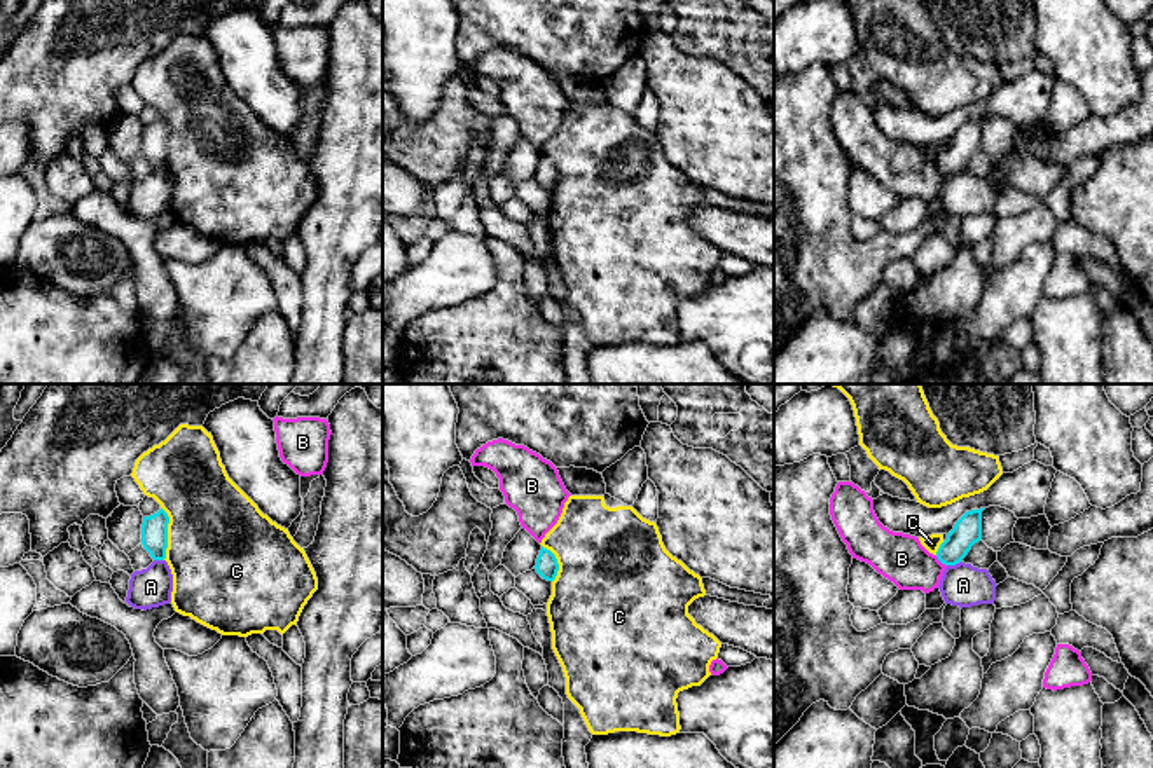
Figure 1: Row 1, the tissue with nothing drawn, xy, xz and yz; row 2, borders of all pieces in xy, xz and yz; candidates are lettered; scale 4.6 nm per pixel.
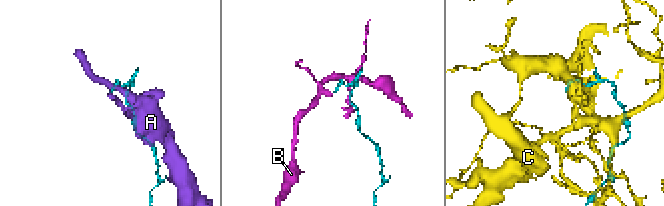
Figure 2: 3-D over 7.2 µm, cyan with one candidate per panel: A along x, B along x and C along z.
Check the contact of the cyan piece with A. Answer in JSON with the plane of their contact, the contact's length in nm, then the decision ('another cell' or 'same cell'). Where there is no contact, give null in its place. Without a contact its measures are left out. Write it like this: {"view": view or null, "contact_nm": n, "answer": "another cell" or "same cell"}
{"view": "yz", "contact_nm": 70, "answer": "another cell"}

